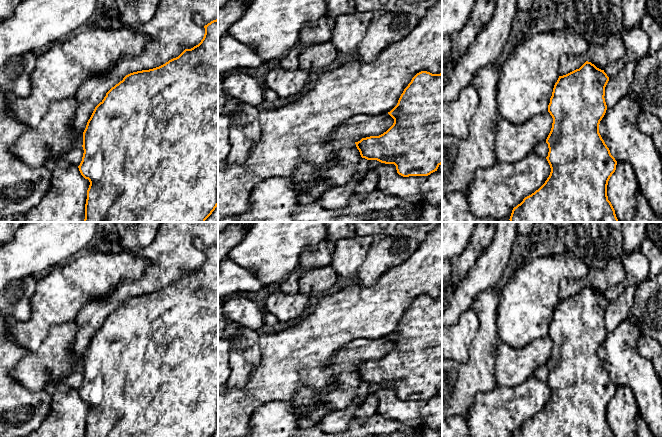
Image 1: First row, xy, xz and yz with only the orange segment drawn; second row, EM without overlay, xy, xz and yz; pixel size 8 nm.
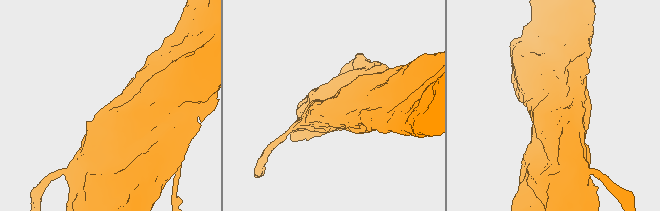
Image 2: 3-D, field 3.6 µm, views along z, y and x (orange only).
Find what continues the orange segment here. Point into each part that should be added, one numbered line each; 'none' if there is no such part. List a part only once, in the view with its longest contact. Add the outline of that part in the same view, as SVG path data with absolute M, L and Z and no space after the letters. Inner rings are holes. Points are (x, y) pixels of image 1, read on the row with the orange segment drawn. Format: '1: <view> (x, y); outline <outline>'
none

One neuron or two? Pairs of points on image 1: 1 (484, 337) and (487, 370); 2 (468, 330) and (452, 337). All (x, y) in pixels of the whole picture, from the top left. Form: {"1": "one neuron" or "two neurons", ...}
{"1": "one neuron", "2": "one neuron"}

